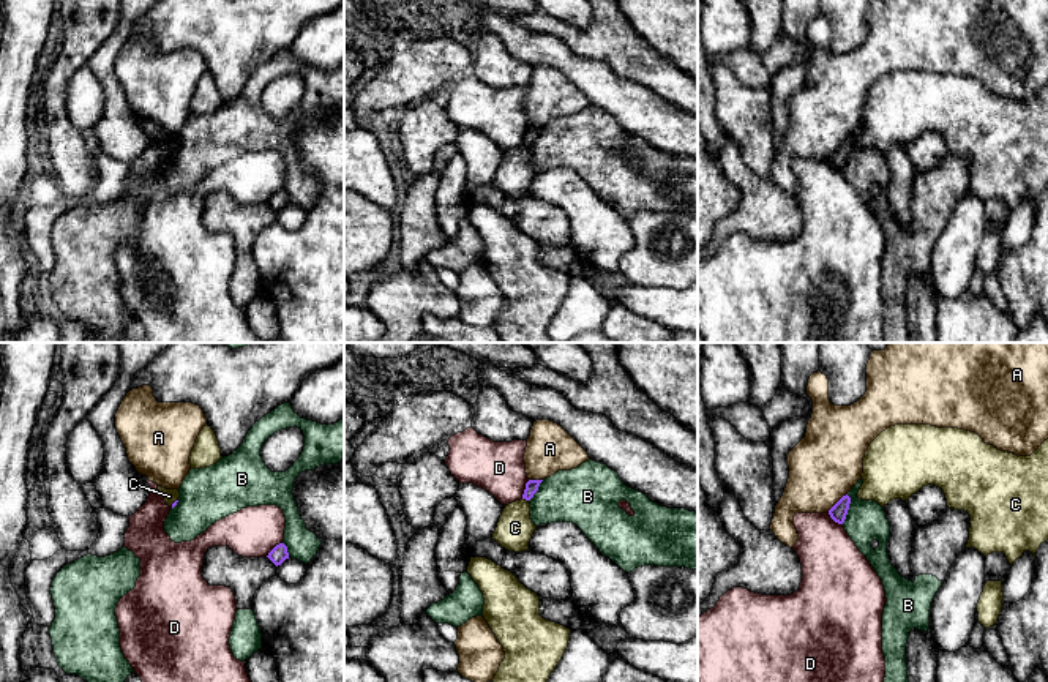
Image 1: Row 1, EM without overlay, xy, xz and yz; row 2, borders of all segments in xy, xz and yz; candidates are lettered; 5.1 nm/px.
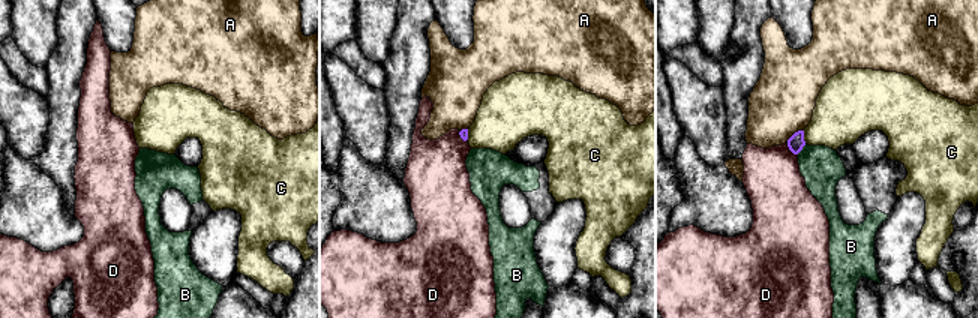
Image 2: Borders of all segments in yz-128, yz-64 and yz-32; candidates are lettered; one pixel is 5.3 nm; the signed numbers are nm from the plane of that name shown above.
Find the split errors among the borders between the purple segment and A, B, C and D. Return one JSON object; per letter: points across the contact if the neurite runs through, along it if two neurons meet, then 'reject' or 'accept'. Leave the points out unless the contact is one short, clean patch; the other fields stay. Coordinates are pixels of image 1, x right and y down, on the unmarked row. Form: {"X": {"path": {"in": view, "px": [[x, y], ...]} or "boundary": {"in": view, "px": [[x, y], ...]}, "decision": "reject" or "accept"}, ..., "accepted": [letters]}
{"A": {"decision": "reject"}, "B": {"decision": "reject"}, "C": {"boundary": {"in": "xz", "px": [[523, 144], [527, 147]]}, "decision": "reject"}, "D": {"decision": "reject"}, "accepted": []}

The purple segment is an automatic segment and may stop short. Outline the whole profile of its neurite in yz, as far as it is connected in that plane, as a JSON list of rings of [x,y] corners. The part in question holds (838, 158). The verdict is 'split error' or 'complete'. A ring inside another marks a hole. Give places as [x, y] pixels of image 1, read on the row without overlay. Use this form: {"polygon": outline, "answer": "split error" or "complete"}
{"polygon": [[[846,141],[843,142],[830,156],[829,161],[830,164],[838,169],[843,170],[849,156],[849,150],[851,150],[851,144]]], "answer": "complete"}

